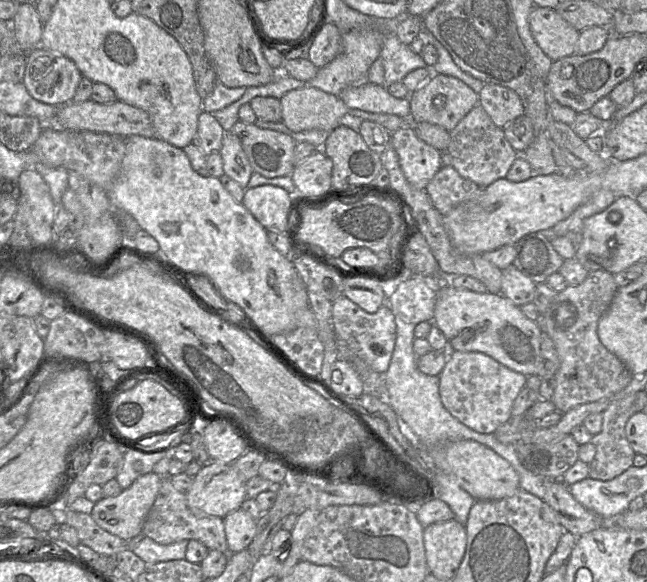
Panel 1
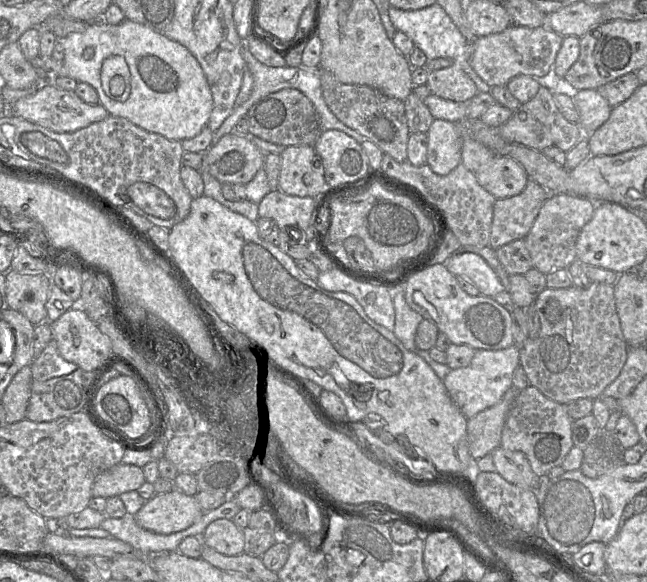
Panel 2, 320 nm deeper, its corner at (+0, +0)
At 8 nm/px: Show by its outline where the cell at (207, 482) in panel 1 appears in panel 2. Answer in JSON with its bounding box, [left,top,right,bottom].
[134,489,202,534]

